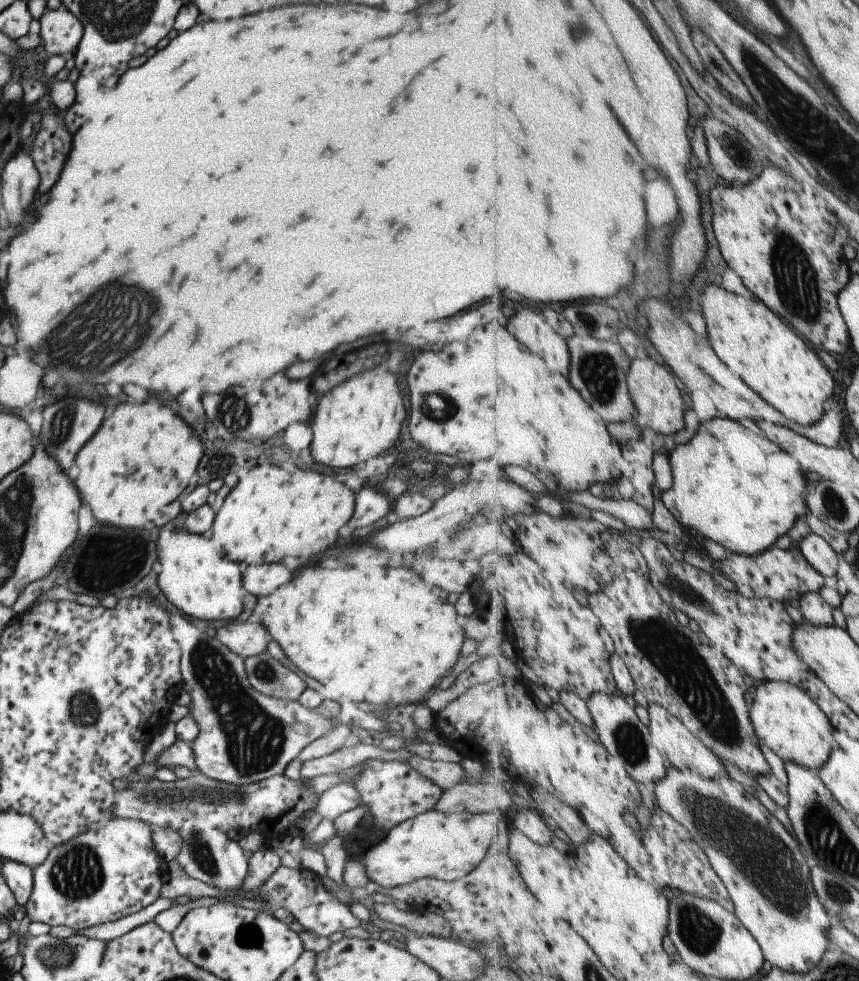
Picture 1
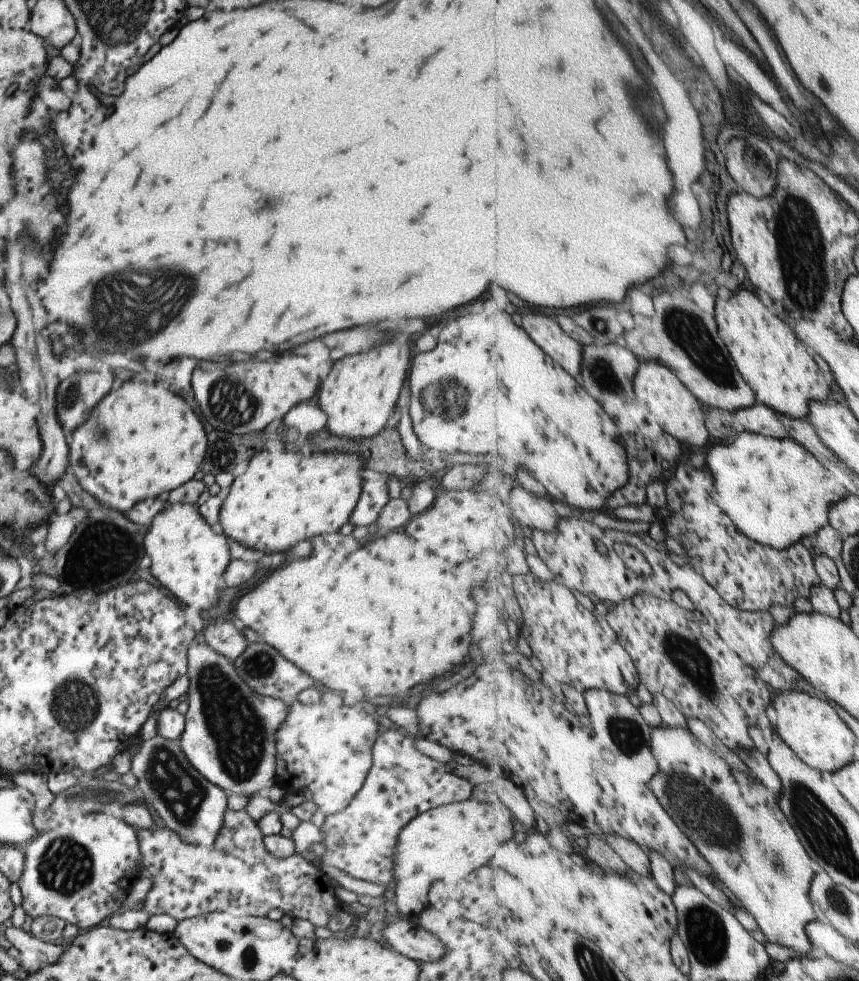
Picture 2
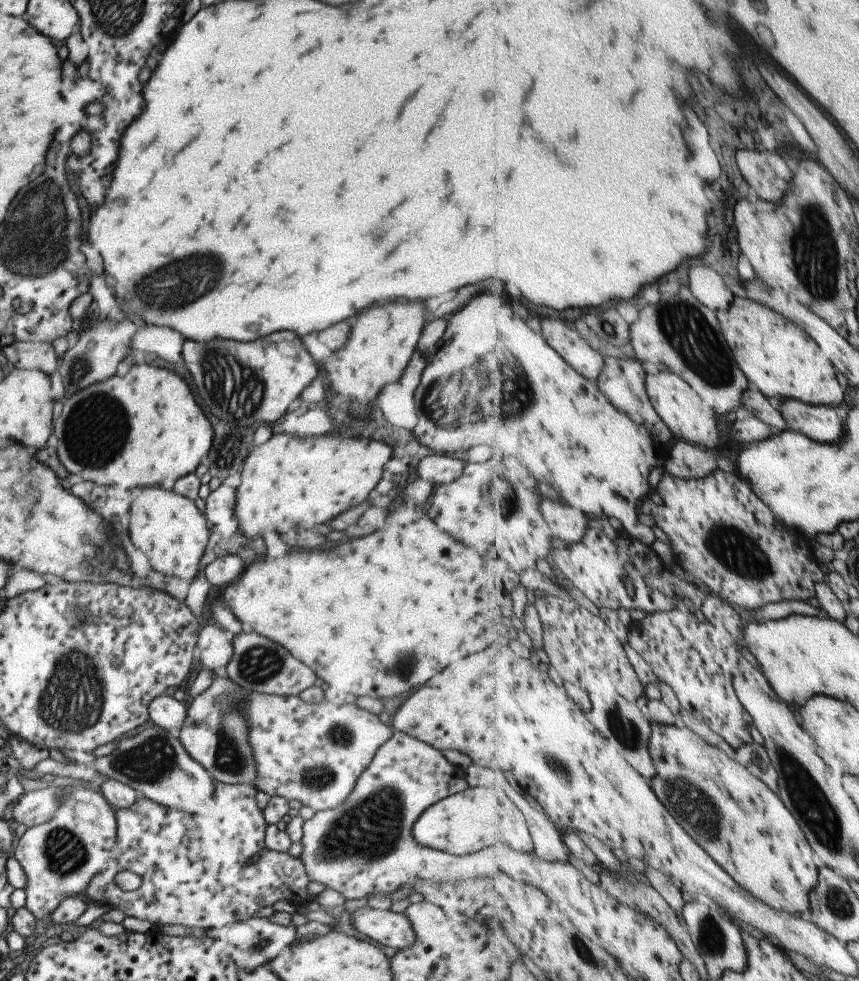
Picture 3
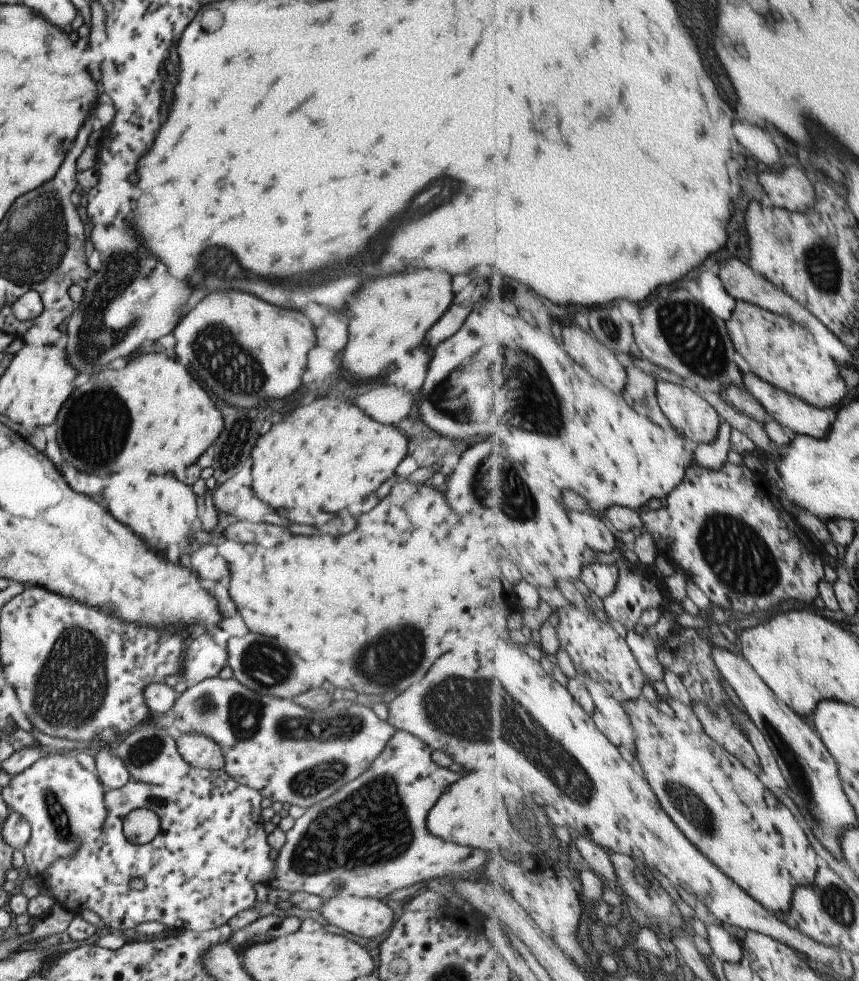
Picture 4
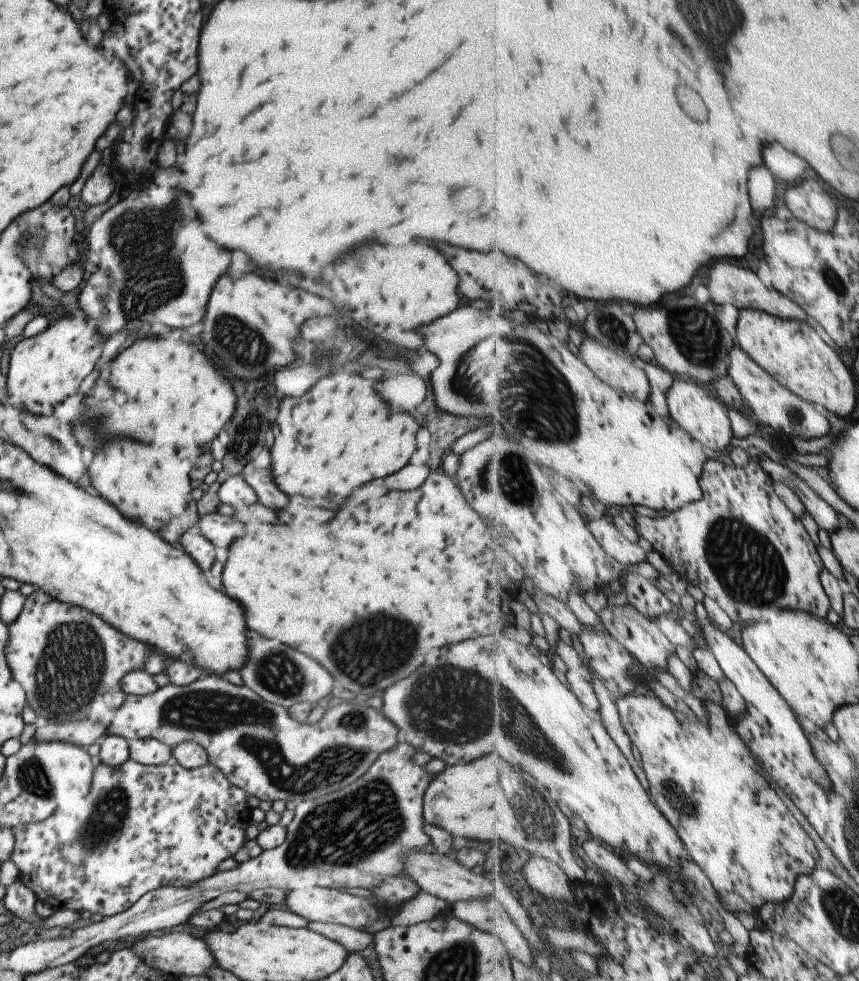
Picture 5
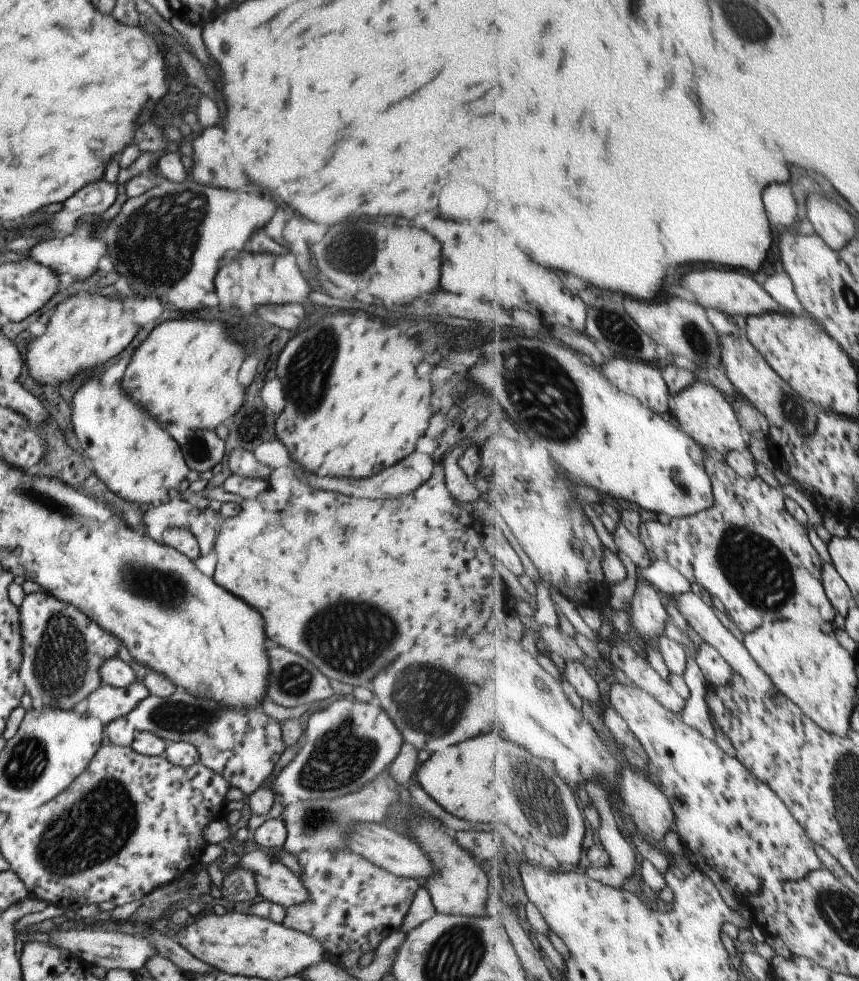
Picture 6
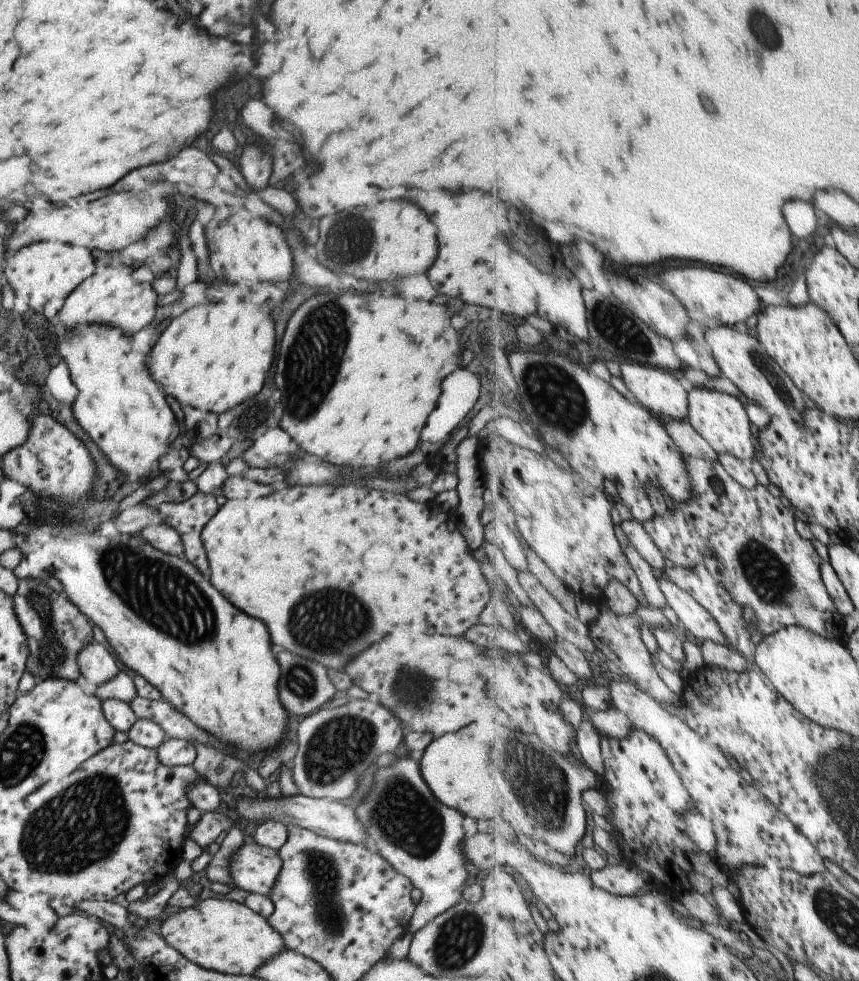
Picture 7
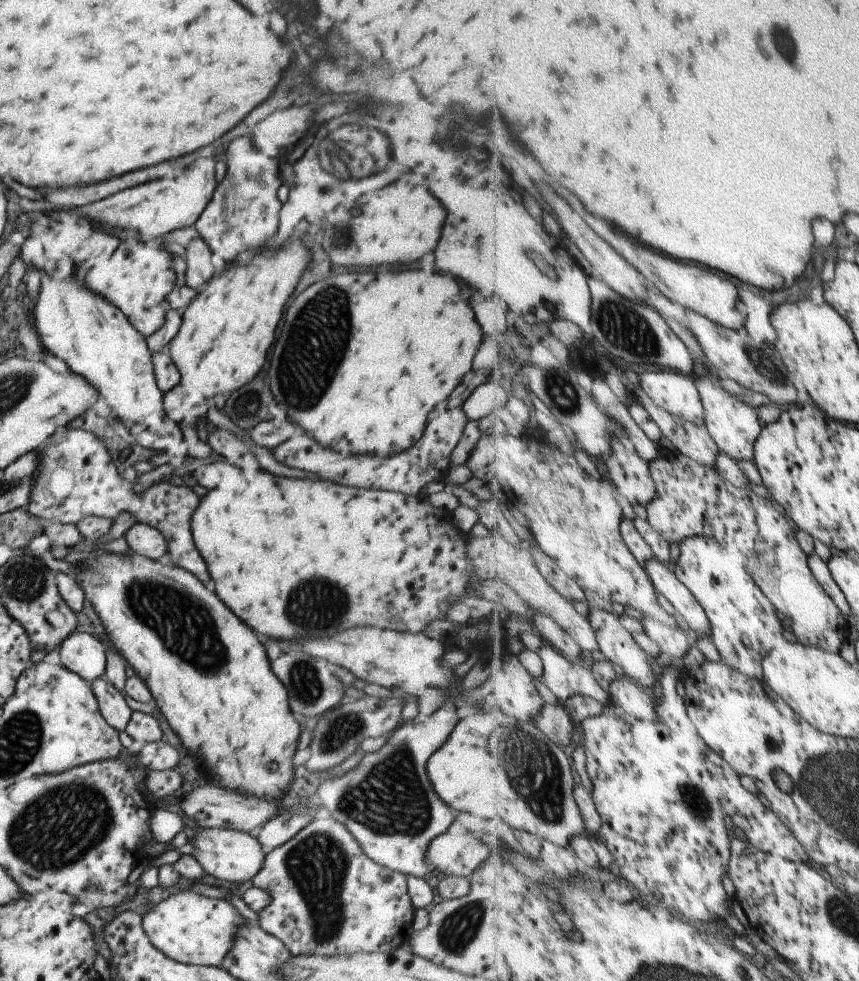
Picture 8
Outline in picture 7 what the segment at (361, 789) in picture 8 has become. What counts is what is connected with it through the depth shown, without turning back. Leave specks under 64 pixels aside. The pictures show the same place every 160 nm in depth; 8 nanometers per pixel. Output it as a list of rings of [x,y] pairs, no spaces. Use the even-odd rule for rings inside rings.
[[[412,754],[399,756],[390,766],[377,767],[373,774],[374,782],[371,782],[367,794],[357,806],[352,808],[356,821],[362,825],[368,837],[368,847],[386,860],[400,875],[407,878],[420,895],[406,928],[410,934],[417,932],[417,929],[427,924],[427,921],[434,916],[455,906],[462,898],[463,888],[469,882],[475,883],[477,878],[475,872],[468,866],[461,848],[461,842],[468,831],[468,822],[462,814],[435,800],[435,796],[429,792],[429,788],[421,778],[417,757]]]

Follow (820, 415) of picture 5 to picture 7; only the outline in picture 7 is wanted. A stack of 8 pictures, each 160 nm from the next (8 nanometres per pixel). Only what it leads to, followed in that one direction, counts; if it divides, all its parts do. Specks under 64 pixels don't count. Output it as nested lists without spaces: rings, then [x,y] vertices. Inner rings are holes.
[[[720,325],[714,328],[707,328],[704,331],[704,342],[714,354],[721,374],[725,375],[731,382],[734,382],[741,390],[744,398],[749,402],[761,405],[771,416],[780,416],[784,419],[800,421],[802,414],[807,412],[807,396],[802,388],[779,366],[779,361],[771,356],[770,352],[759,342],[759,335],[749,332],[742,327]]]

